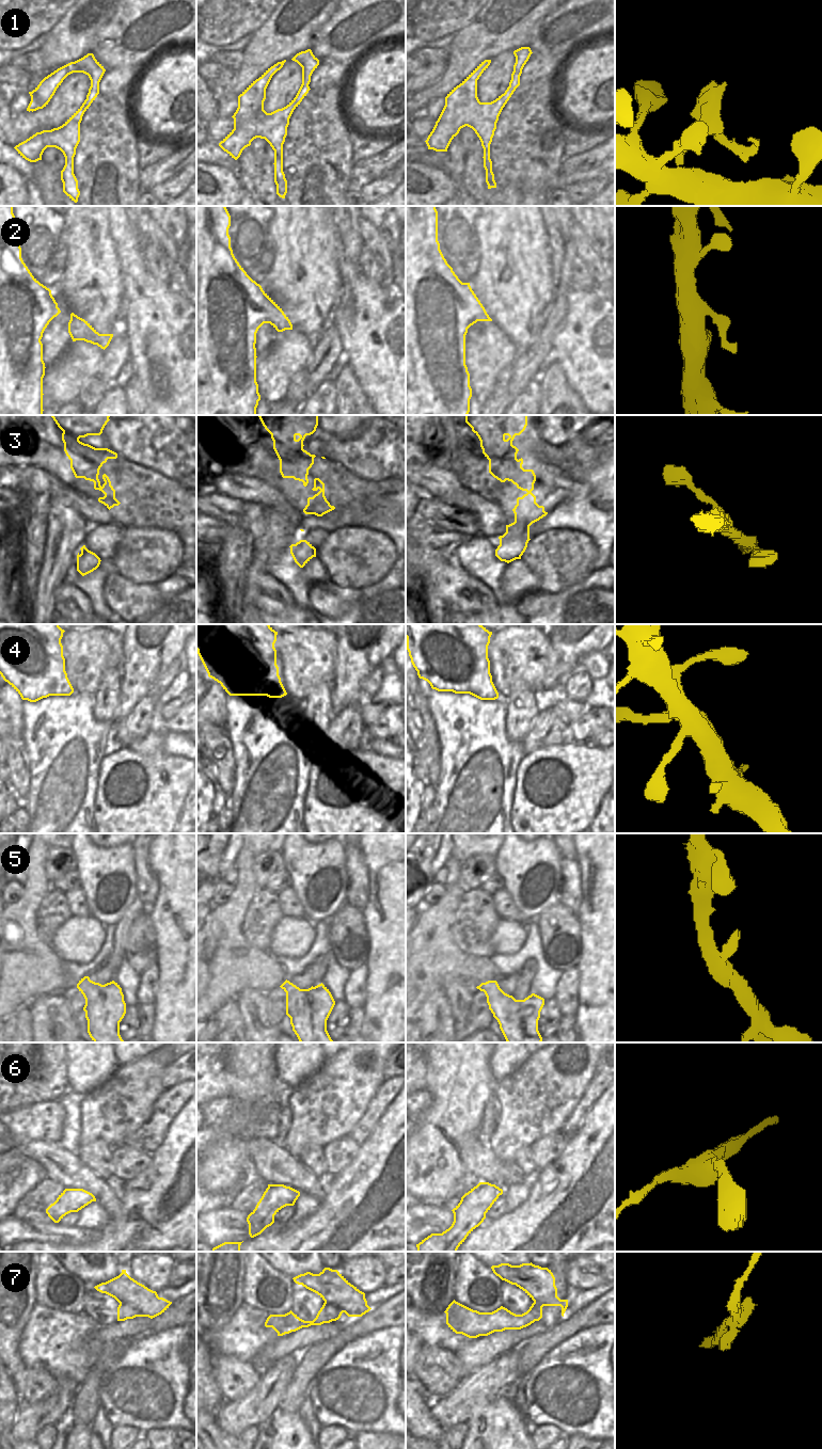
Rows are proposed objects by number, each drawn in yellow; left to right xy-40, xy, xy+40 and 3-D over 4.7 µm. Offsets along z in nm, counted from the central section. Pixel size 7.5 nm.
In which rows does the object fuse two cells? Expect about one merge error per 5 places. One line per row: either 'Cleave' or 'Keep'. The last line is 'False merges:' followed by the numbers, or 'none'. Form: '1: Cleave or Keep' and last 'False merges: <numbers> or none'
1: Keep
2: Keep
3: Keep
4: Keep
5: Keep
6: Keep
7: Keep
False merges: none.

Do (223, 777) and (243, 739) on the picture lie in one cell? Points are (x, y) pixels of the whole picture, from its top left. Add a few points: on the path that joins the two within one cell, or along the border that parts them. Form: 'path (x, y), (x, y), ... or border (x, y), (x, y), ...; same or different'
border (227, 734), (235, 763), (234, 784); different

